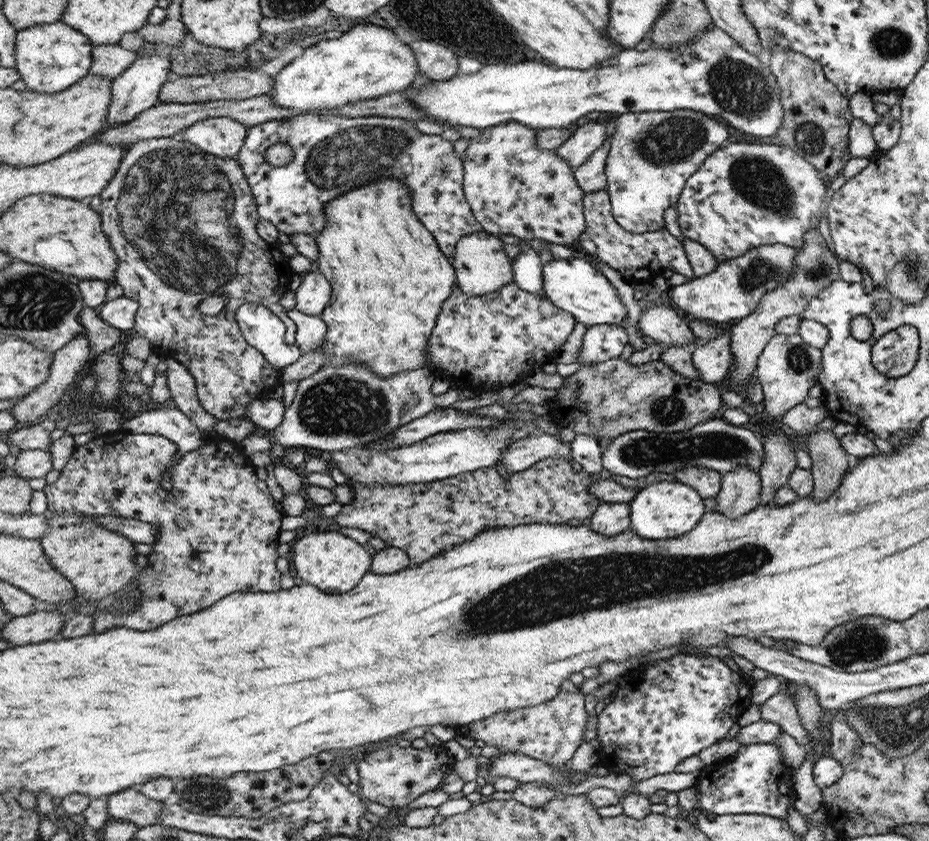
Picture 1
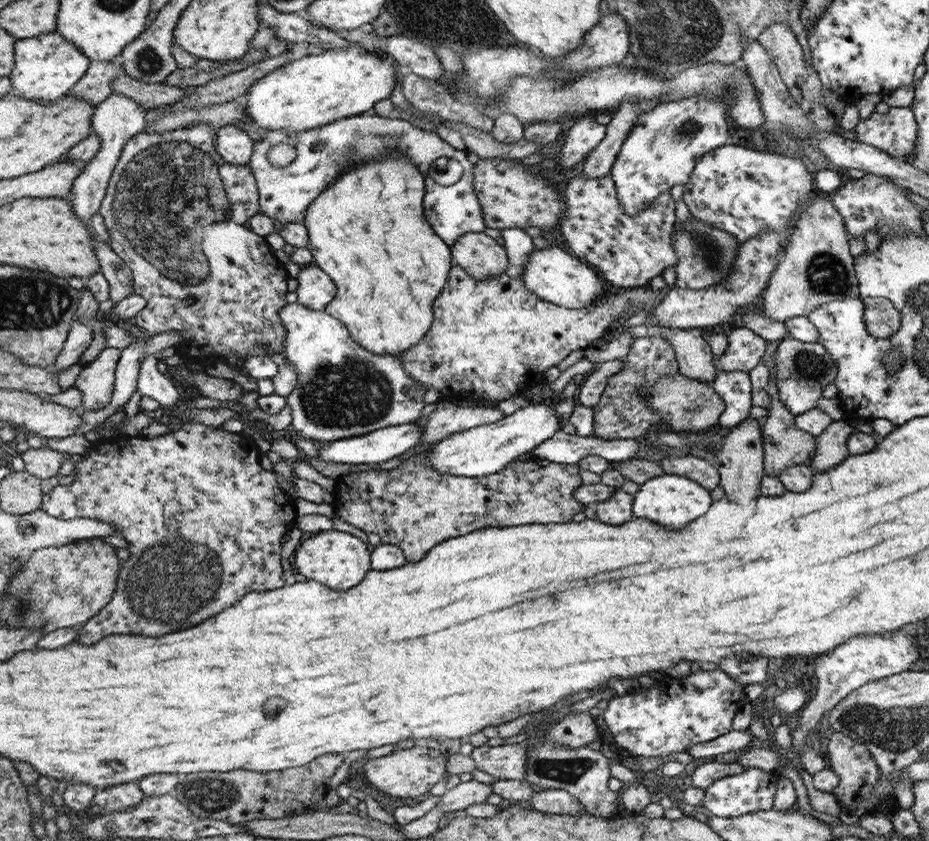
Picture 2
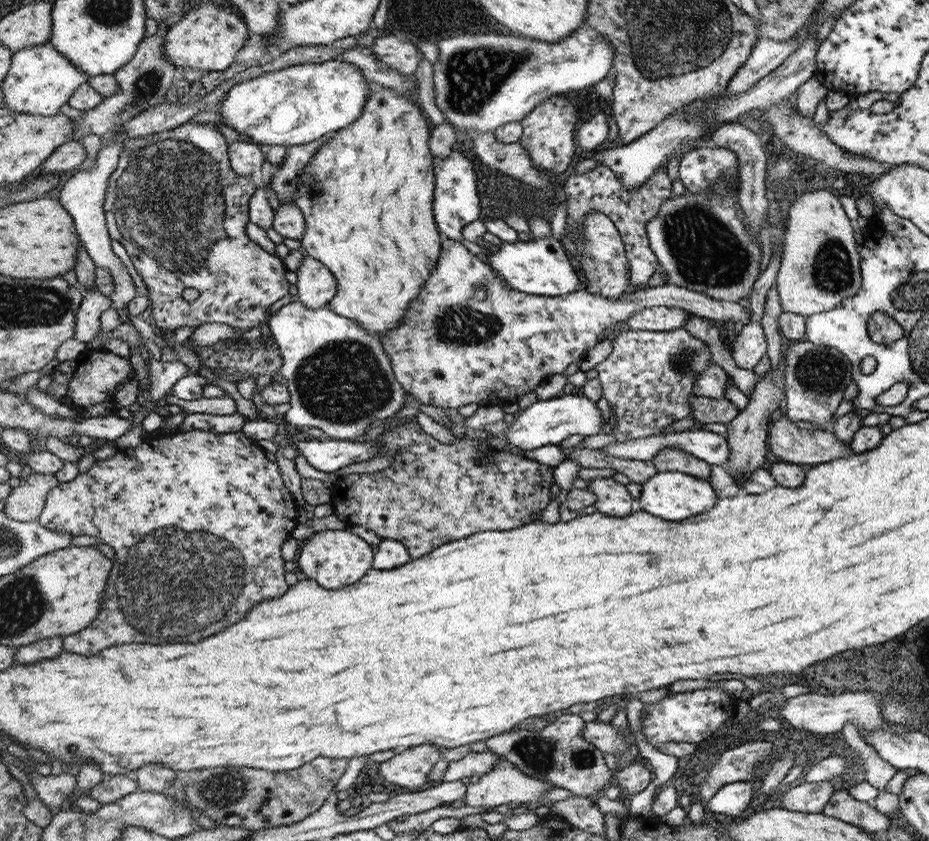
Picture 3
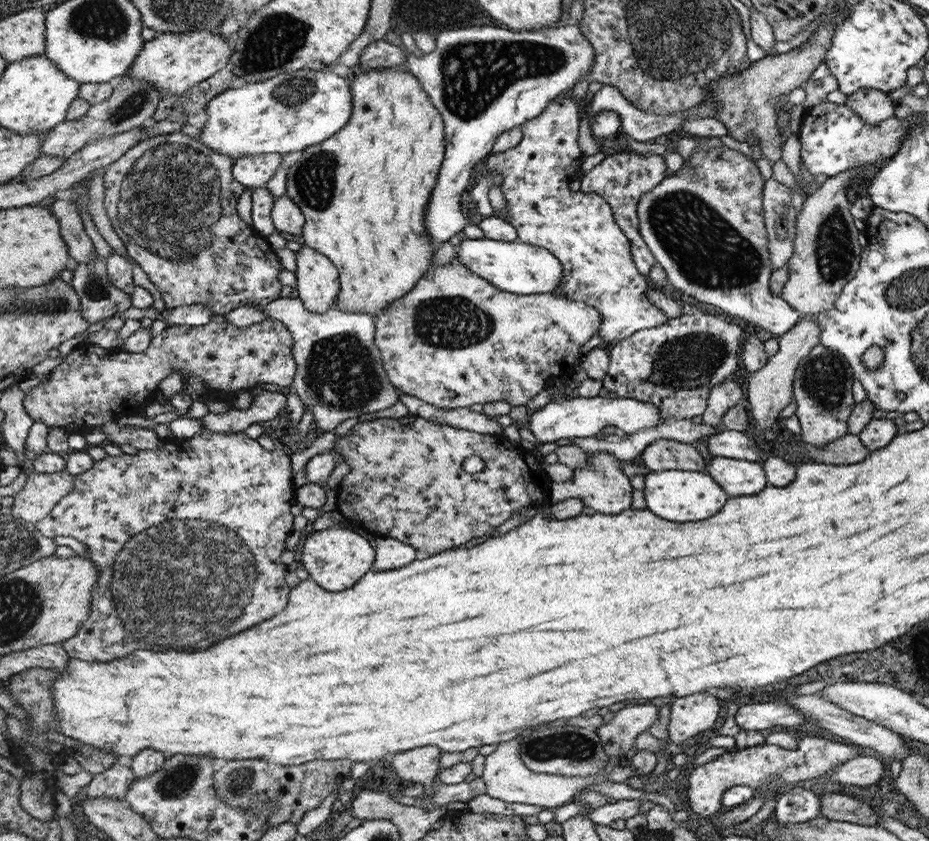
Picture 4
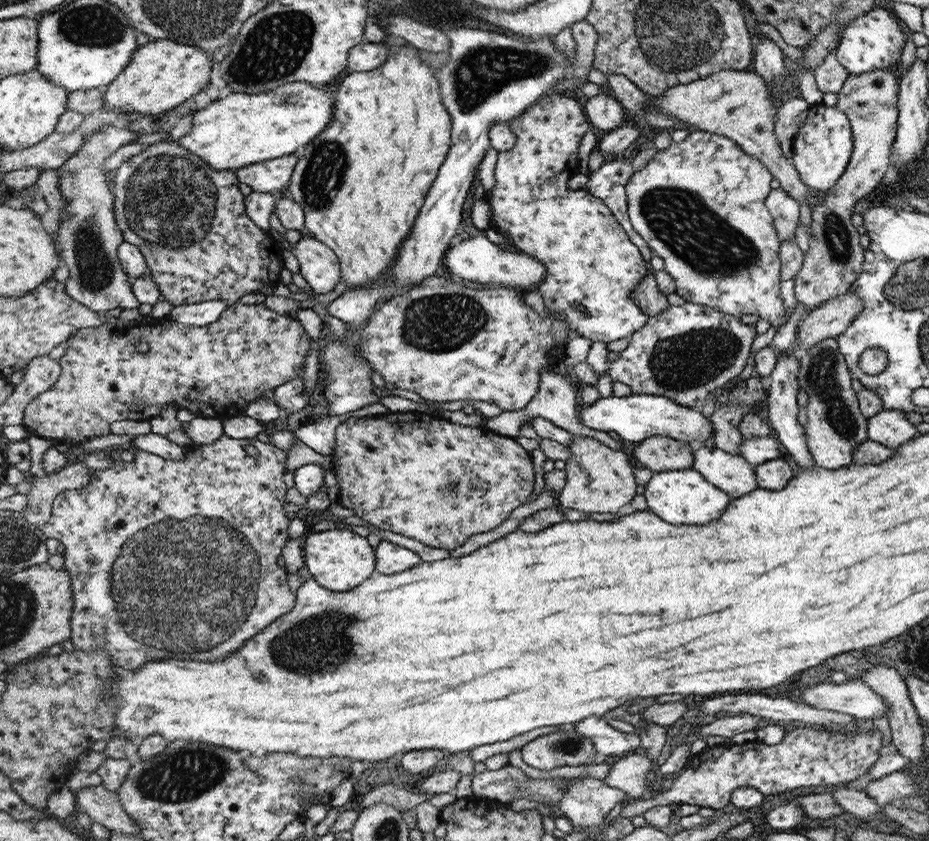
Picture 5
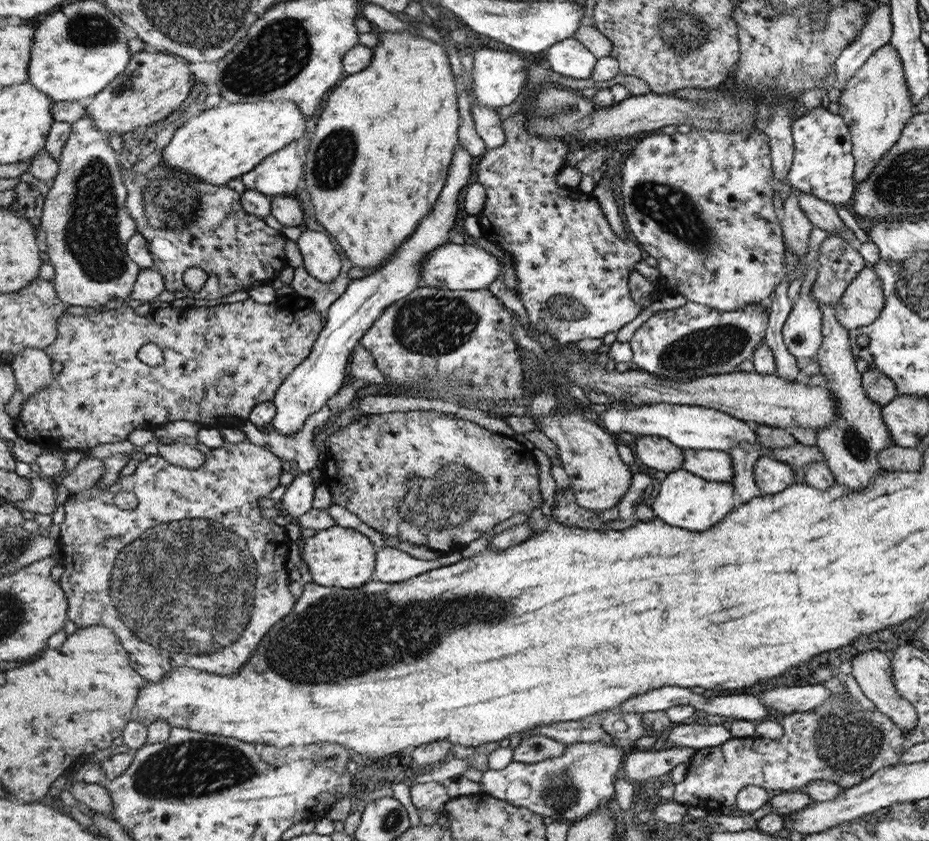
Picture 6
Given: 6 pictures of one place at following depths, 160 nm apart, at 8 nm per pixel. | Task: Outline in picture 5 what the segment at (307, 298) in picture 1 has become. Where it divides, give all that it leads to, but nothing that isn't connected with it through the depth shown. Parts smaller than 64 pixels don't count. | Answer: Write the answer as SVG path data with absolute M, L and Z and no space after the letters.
M305 234L292 248L292 252L299 262L299 273L310 285L310 288L314 290L315 294L328 294L328 292L334 290L334 286L340 280L341 262L338 262L337 253L333 249L322 241Z

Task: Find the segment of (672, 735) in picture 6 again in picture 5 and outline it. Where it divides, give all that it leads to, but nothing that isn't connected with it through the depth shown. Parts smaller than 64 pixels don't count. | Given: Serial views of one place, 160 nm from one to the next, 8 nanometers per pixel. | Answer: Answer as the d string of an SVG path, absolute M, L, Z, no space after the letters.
M734 714L722 719L716 719L707 725L698 726L694 732L700 734L700 738L706 740L707 736L724 736L724 738L732 738L740 732L747 730L756 730L759 726L763 726L765 722L762 718L752 716L751 714Z

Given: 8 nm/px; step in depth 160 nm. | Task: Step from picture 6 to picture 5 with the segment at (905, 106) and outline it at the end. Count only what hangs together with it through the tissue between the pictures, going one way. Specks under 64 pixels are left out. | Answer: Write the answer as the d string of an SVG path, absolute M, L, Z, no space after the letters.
M874 69L850 75L838 92L836 108L849 118L853 133L853 151L841 178L835 187L821 194L813 206L811 234L805 262L795 276L794 294L798 303L816 310L823 302L844 295L863 271L864 252L858 242L856 226L850 222L854 204L880 184L888 166L897 138L897 121L900 117L899 72L892 69Z

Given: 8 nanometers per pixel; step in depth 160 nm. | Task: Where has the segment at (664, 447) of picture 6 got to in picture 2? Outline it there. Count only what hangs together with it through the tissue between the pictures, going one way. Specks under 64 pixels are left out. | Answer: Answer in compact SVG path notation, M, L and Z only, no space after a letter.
M674 453L661 460L660 466L665 474L690 477L690 480L697 481L699 485L711 491L721 482L716 466L699 456Z

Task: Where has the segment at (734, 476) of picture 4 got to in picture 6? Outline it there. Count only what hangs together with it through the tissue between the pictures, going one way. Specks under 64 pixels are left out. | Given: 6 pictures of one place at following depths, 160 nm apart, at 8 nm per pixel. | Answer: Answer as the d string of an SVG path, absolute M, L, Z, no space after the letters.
M684 450L683 470L709 481L731 482L734 464L727 452L720 450Z

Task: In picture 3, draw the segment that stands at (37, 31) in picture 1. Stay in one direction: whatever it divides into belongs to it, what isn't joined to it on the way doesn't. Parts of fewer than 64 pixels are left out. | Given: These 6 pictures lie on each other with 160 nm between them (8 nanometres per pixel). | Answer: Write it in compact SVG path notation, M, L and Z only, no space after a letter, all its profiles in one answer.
M50 42L23 48L15 53L9 77L1 86L5 92L5 106L14 112L54 116L60 113L60 108L69 102L81 84L89 78L88 74L78 70Z

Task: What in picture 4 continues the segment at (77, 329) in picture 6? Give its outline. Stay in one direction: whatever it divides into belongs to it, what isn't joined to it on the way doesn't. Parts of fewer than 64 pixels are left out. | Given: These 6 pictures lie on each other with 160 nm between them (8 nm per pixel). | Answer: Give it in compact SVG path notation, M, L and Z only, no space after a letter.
M226 315L216 317L205 326L168 326L151 341L145 352L140 353L106 350L98 345L85 343L76 347L45 380L25 394L24 409L34 421L39 420L48 427L55 426L69 433L78 432L81 424L95 428L109 420L142 414L147 405L156 402L151 397L154 391L159 390L161 380L174 371L181 375L198 375L202 378L206 387L203 403L228 401L233 404L240 391L257 391L263 387L291 387L297 373L293 348L294 340L289 329L286 329L282 321L268 316L260 324L252 324L246 328L230 324Z

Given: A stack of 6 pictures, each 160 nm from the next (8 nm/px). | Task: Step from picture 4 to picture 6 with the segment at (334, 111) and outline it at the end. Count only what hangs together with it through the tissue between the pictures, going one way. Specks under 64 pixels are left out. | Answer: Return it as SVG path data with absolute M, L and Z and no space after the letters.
M260 100L254 103L238 102L236 104L222 102L216 107L206 109L200 116L185 118L184 124L176 130L170 143L163 150L161 162L165 166L181 170L208 184L216 186L228 184L230 180L252 171L268 155L306 136L306 130L309 130L308 124L309 120L291 100Z

